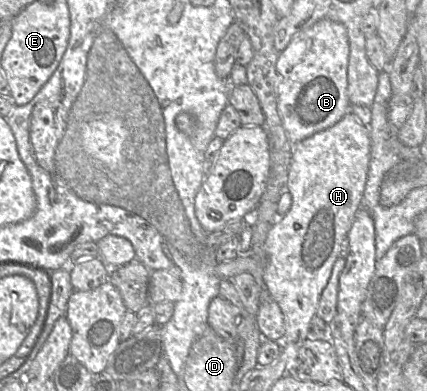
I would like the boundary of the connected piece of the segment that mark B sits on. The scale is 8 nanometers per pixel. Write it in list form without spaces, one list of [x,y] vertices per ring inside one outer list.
[[[321,19],[296,33],[277,63],[277,110],[292,145],[326,130],[351,112],[347,95],[349,40],[346,27]]]

